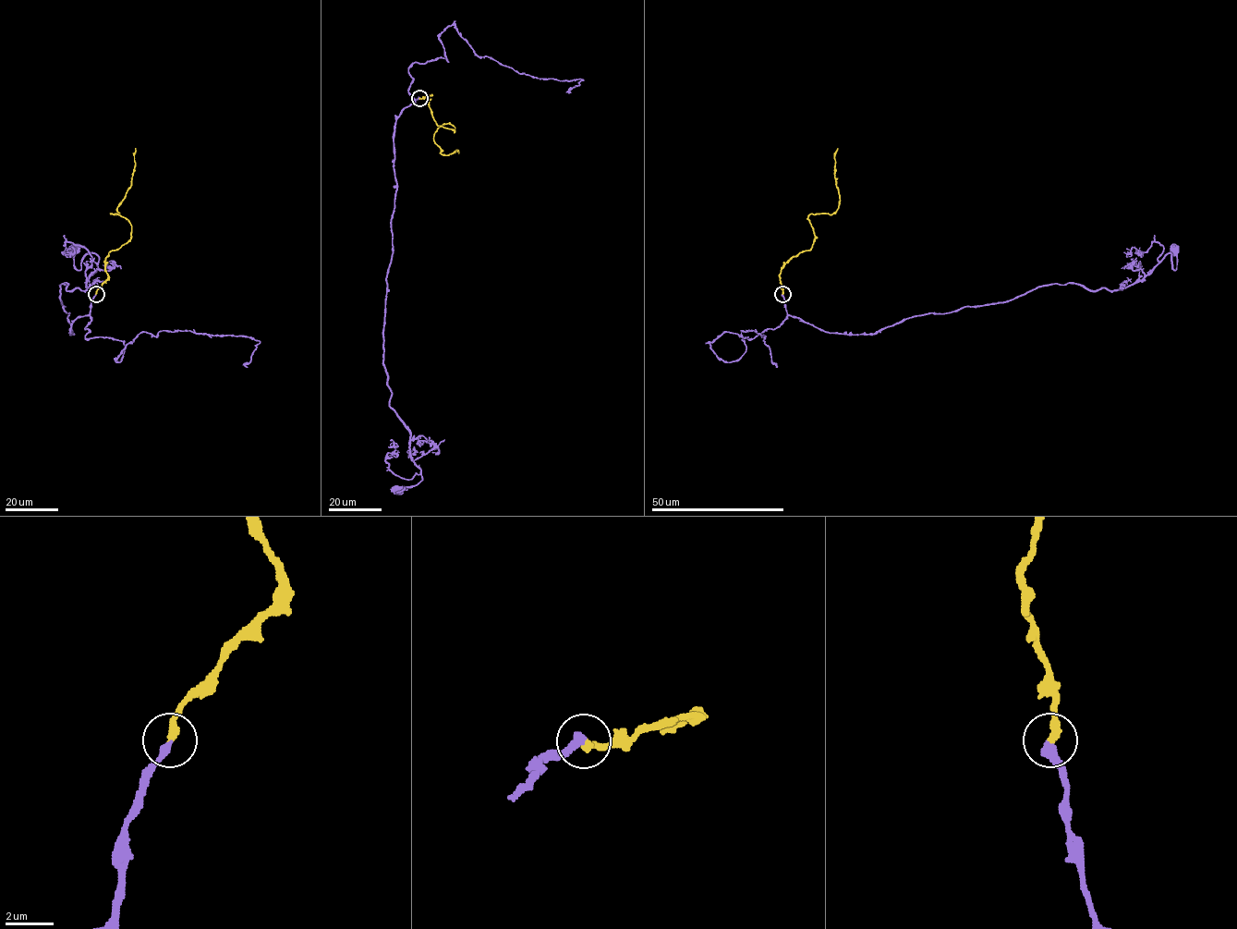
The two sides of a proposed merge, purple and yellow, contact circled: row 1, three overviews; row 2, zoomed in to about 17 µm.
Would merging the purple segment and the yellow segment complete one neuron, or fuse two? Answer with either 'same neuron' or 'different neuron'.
same neuron

